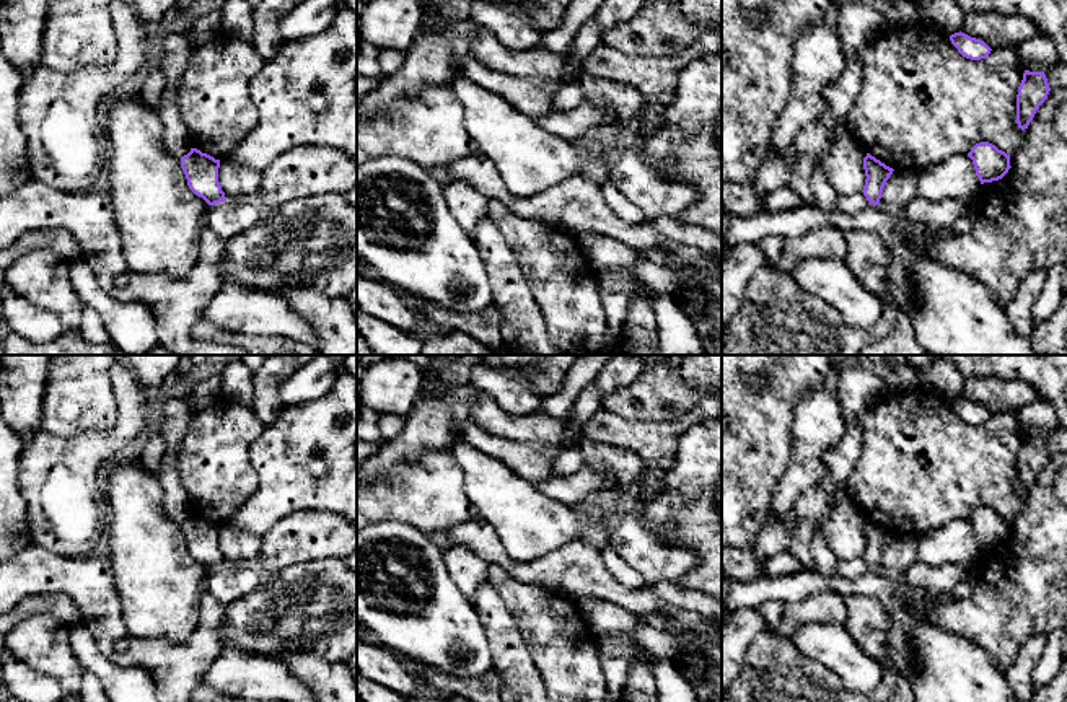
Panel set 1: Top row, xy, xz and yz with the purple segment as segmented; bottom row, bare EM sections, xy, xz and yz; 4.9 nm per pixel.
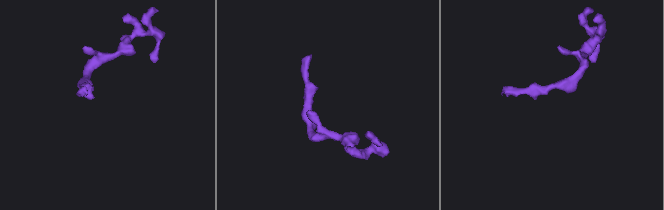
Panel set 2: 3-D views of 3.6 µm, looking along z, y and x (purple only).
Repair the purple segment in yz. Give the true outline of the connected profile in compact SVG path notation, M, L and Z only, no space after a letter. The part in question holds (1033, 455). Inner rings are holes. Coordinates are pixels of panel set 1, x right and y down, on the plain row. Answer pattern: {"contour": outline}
{"contour": "M1025 435L1017 459L1017 489L1021 495L1028 494L1049 456L1051 453L1044 437Z"}

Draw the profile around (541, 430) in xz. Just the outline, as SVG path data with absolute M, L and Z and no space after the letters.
M477 391L468 404L468 417L487 433L518 445L529 445L559 454L564 448L565 423L546 412L515 415L503 410L489 394Z

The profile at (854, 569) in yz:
M855 557L850 560L839 560L837 562L837 573L844 578L849 578L849 580L858 580L868 570L870 570L870 567L863 560L863 557Z

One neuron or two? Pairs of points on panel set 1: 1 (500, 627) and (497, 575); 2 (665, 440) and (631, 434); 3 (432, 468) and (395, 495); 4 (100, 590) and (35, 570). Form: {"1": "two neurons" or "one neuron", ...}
{"1": "two neurons", "2": "one neuron", "3": "one neuron", "4": "one neuron"}

